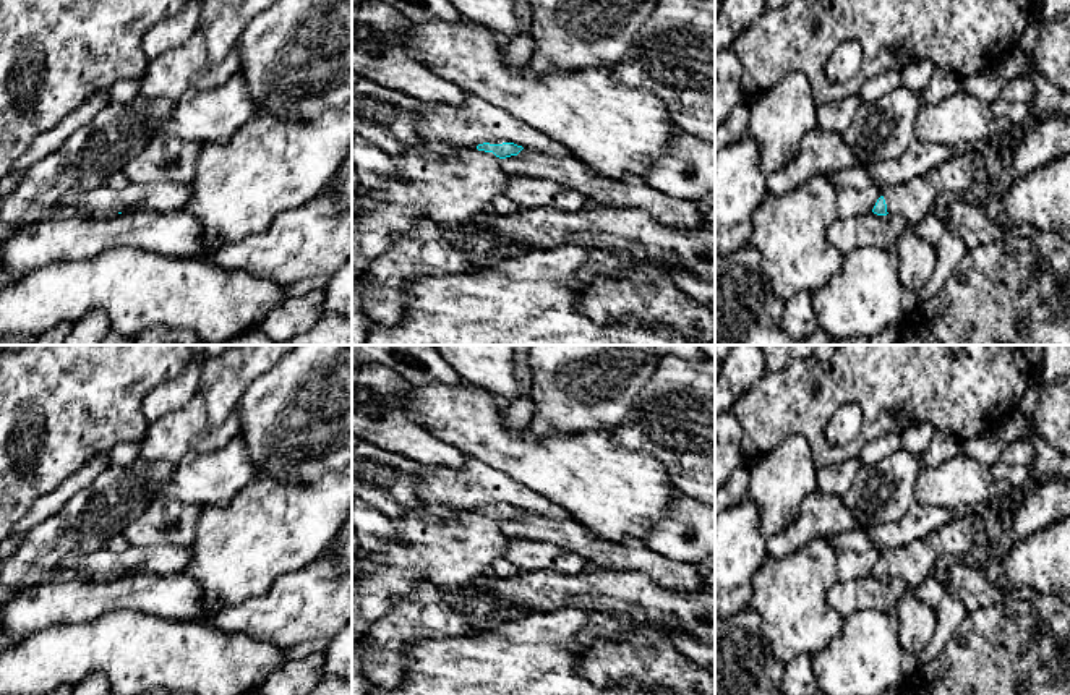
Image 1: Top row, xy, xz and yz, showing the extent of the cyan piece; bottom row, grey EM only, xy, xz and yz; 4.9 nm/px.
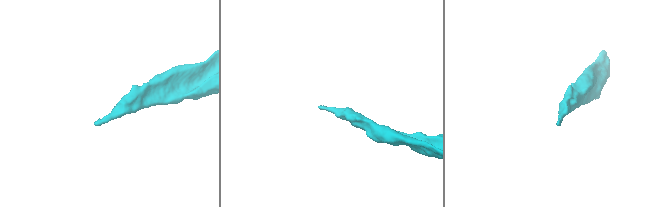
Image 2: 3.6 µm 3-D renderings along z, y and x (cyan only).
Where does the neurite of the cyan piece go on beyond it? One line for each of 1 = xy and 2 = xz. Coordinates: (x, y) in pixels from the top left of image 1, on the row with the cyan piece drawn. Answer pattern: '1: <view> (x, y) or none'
1: none
2: xz (454, 191)

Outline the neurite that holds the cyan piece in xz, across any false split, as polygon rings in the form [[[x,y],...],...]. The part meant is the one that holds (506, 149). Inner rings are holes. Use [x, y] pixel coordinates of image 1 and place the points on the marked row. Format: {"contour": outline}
{"contour": [[[483,143],[456,149],[443,159],[425,149],[394,156],[397,180],[381,188],[362,190],[358,211],[352,214],[352,288],[366,267],[389,248],[392,233],[409,232],[418,217],[430,219],[441,228],[475,230],[488,215],[491,201],[504,194],[511,178],[501,160],[522,149],[514,143]]]}

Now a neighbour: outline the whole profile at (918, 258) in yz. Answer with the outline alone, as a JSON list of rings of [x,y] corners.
[[[906,225],[895,246],[900,256],[900,282],[913,290],[921,290],[934,272],[937,248],[924,241],[916,225]]]

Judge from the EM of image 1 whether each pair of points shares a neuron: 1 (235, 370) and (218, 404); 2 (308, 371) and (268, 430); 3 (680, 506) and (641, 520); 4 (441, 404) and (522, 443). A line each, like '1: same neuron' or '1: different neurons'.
1: same neuron
2: same neuron
3: different neurons
4: same neuron

